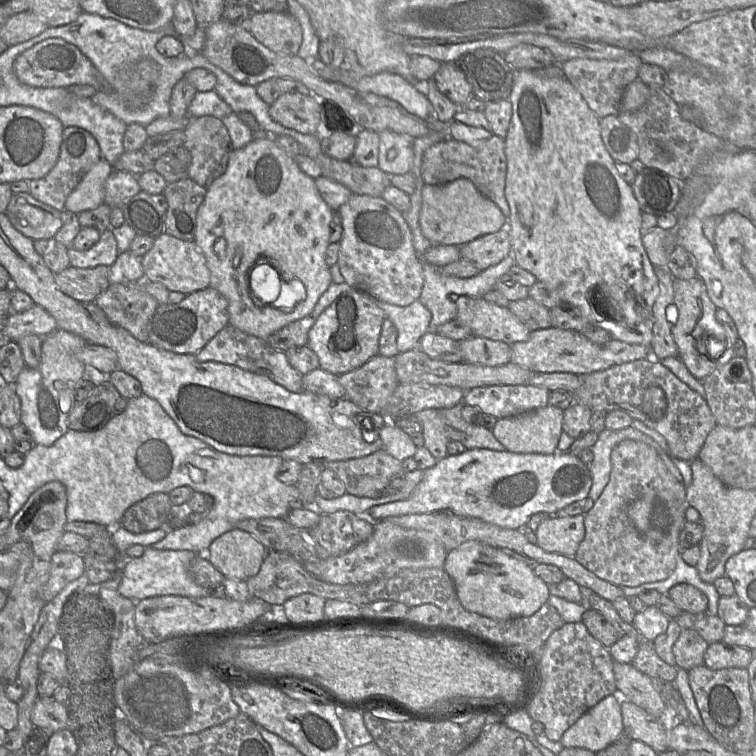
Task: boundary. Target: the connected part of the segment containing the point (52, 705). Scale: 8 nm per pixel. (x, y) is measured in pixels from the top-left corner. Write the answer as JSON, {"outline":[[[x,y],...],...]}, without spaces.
{"outline":[[[38,698],[31,712],[31,722],[51,736],[68,727],[67,707],[53,698]]]}

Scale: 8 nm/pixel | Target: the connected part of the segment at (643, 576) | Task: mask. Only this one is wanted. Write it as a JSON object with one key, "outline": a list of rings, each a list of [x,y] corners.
{"outline":[[[623,440],[611,452],[611,474],[606,487],[596,500],[592,509],[585,514],[585,537],[573,557],[577,562],[599,578],[620,587],[636,587],[645,583],[658,582],[667,579],[675,570],[677,558],[680,555],[679,536],[686,522],[685,513],[689,504],[686,499],[686,488],[667,469],[657,452],[647,444],[635,440]]]}

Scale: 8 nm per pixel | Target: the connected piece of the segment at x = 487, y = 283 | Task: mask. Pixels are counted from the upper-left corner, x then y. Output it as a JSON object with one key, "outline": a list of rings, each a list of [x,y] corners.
{"outline":[[[511,251],[500,263],[481,271],[478,275],[471,278],[458,278],[444,275],[440,271],[440,267],[425,262],[423,265],[424,283],[418,300],[431,312],[432,317],[429,324],[429,331],[435,332],[439,325],[456,319],[456,300],[459,296],[482,297],[485,293],[495,288],[498,279],[508,273],[510,268],[515,264],[515,257]]]}

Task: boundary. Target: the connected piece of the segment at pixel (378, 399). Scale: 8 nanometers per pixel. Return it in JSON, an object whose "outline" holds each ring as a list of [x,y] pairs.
{"outline":[[[377,354],[364,365],[339,375],[345,399],[358,407],[386,418],[386,405],[399,386],[395,357]]]}

